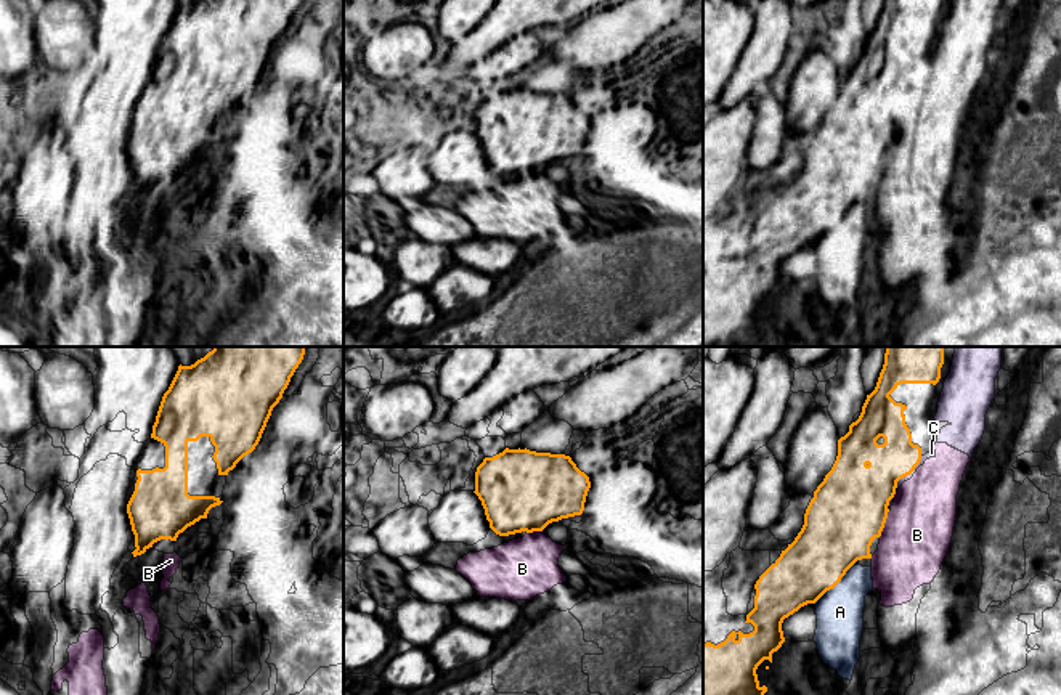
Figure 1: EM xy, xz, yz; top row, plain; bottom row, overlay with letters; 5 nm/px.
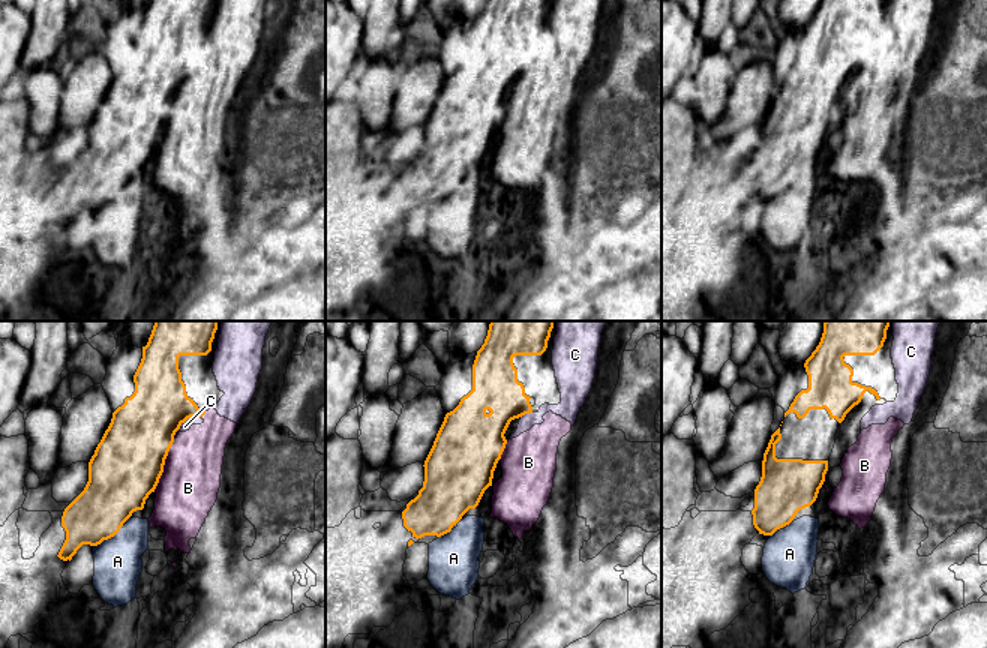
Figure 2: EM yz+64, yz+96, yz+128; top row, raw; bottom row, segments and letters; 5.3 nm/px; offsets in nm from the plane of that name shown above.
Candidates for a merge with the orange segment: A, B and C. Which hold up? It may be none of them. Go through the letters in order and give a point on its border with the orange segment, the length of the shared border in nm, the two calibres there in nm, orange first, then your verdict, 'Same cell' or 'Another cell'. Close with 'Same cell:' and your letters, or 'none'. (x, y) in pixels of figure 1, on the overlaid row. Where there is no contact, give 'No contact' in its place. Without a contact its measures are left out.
A: Touches orange at yz (835, 585). Shared border 280 nm. Thickness 340 nm (orange) against 240 nm. Another cell
B: Touches orange at yz (885, 522). Shared border 150 nm. Thickness 380 nm (orange) against 340 nm. Another cell
C: Touches orange at yz (909, 474). Shared border 200 nm. Thickness 280 nm (orange) against 30 nm. Another cell
Same cell: none

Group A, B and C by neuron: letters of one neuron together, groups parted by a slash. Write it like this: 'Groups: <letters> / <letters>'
Groups: A / B C

